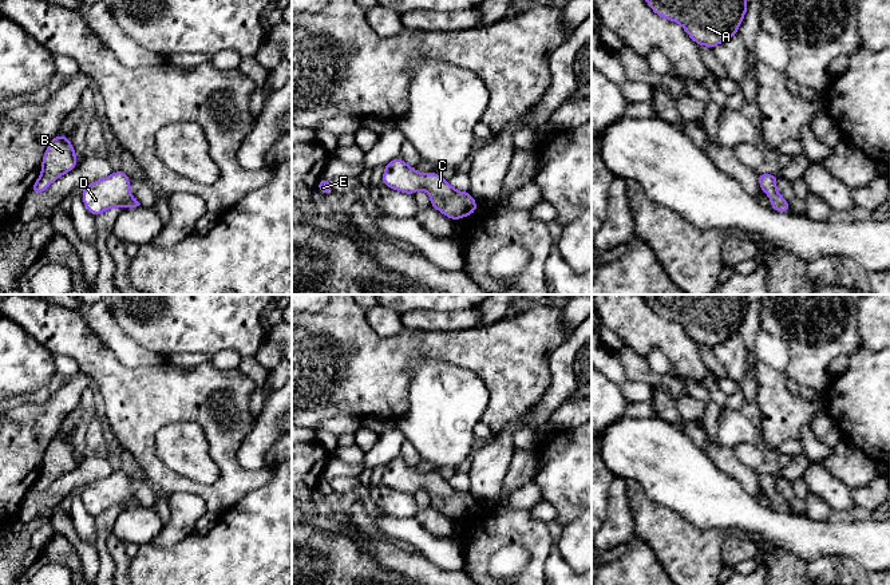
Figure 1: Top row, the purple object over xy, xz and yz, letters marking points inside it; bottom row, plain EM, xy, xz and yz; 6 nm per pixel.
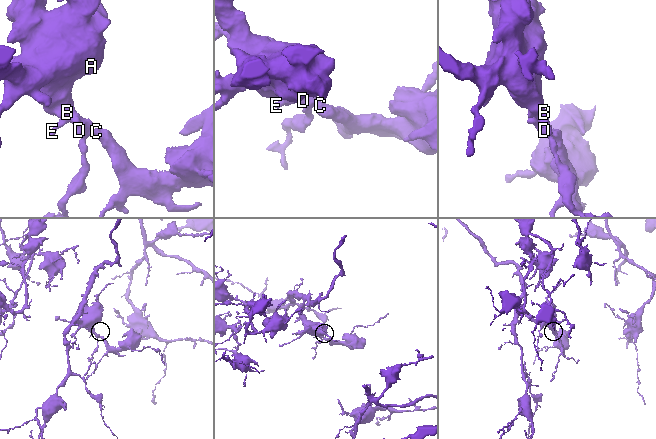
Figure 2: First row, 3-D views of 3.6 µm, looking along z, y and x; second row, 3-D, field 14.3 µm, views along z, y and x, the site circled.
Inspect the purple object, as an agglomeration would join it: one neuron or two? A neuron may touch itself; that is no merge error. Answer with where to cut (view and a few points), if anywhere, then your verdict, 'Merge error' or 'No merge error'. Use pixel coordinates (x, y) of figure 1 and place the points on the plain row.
No split. No merge error

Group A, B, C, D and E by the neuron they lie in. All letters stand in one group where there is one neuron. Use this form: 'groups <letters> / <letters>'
groups A B C D E

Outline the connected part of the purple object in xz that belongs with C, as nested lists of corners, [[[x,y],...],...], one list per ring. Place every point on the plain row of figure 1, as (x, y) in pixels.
[[[400,456],[384,466],[381,485],[410,495],[424,489],[430,495],[431,506],[452,521],[471,515],[479,506],[470,491],[454,489],[435,471],[419,473]]]

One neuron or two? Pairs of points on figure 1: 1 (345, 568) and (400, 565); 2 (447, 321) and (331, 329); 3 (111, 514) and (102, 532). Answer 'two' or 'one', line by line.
1: two
2: two
3: one

